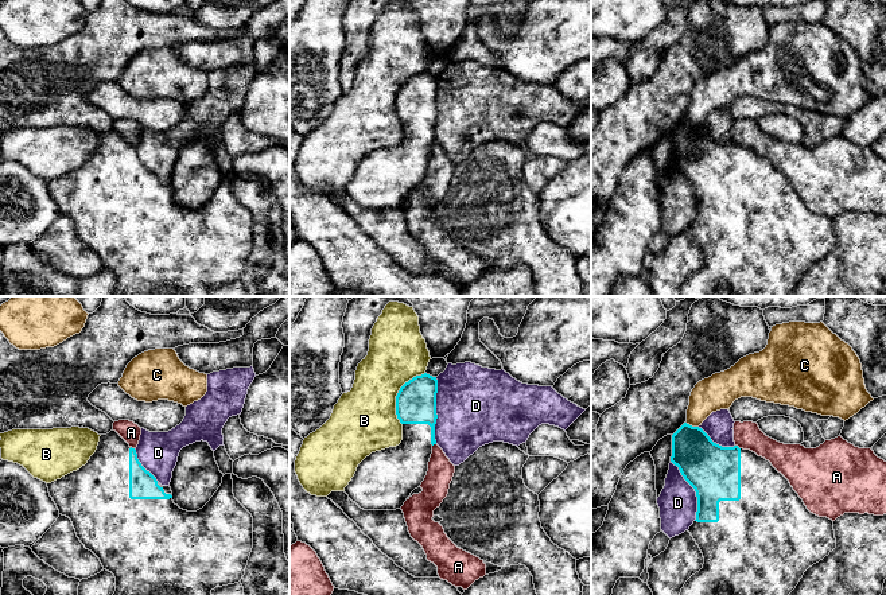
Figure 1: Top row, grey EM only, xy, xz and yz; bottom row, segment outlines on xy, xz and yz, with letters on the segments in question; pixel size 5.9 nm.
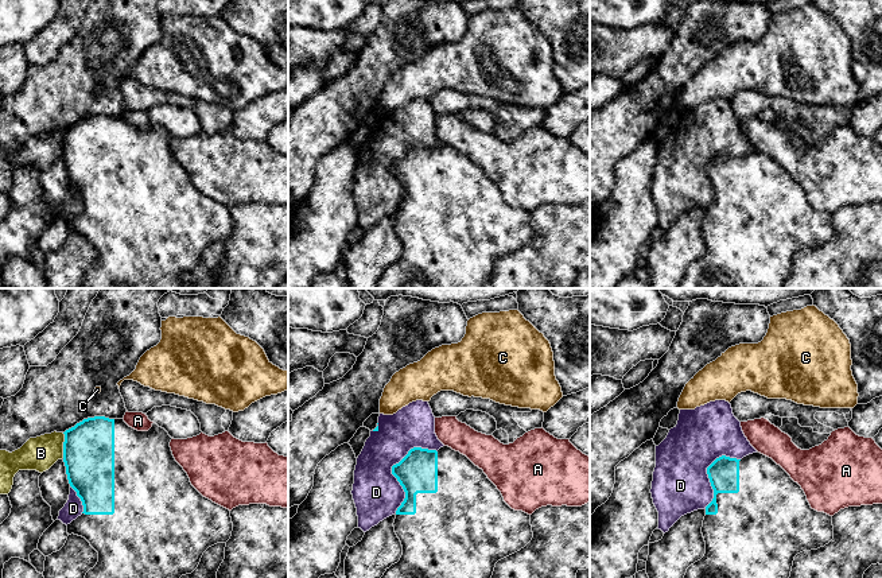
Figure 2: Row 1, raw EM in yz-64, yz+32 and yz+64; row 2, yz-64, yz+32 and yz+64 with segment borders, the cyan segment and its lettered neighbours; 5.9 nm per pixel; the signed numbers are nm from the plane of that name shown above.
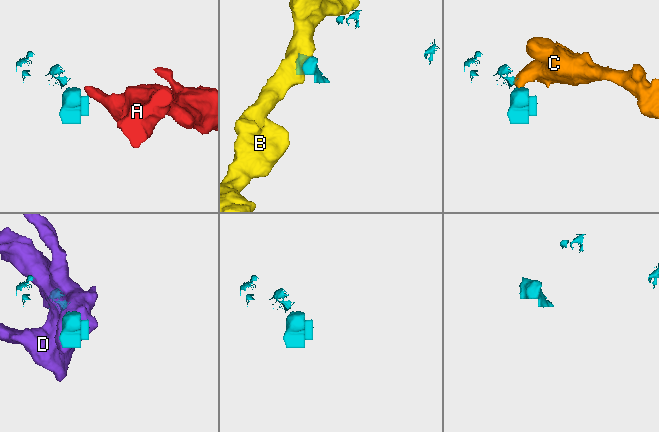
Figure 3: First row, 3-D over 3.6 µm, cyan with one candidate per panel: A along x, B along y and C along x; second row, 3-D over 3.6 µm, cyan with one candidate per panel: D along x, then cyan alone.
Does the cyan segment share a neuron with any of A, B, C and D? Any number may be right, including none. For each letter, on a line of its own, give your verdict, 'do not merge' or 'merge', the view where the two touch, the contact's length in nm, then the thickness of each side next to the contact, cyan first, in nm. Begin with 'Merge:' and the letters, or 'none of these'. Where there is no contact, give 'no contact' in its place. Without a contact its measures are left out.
Merge: none of these
A: do not merge; contact in yz; length 40 nm; calibres 320 and 160 nm
B: do not merge; contact in xz; length 340 nm; calibres 240 and 380 nm
C: do not merge; contact in yz; length 80 nm; calibres 300 and 200 nm
D: do not merge; contact in xz; length 400 nm; calibres 240 and 480 nm

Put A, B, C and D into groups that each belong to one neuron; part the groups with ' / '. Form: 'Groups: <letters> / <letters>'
Groups: A / B / C / D

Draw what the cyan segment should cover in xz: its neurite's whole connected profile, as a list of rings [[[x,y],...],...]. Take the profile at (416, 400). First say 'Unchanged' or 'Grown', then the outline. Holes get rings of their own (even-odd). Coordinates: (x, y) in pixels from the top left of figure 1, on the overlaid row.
Grown. [[[427,373],[405,382],[396,396],[396,415],[403,424],[403,440],[396,447],[372,452],[357,467],[345,493],[364,510],[401,509],[411,493],[424,481],[432,454],[436,424],[438,380]]]

